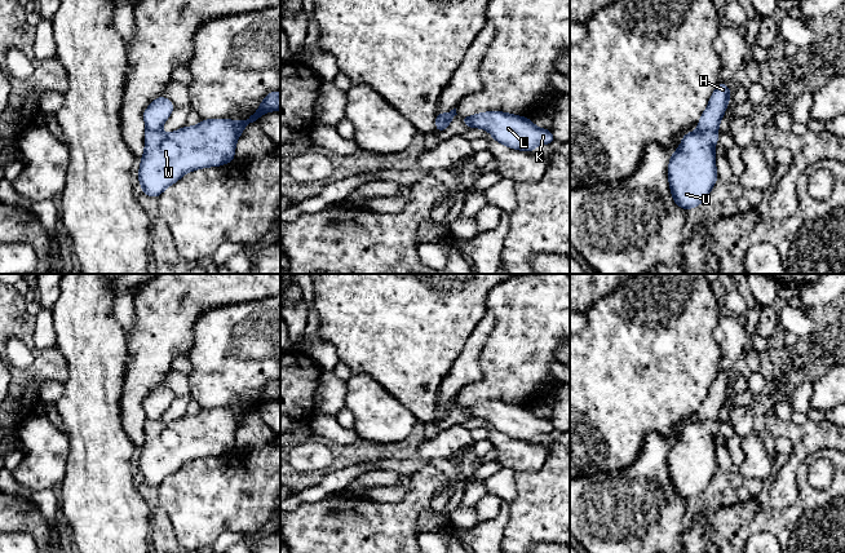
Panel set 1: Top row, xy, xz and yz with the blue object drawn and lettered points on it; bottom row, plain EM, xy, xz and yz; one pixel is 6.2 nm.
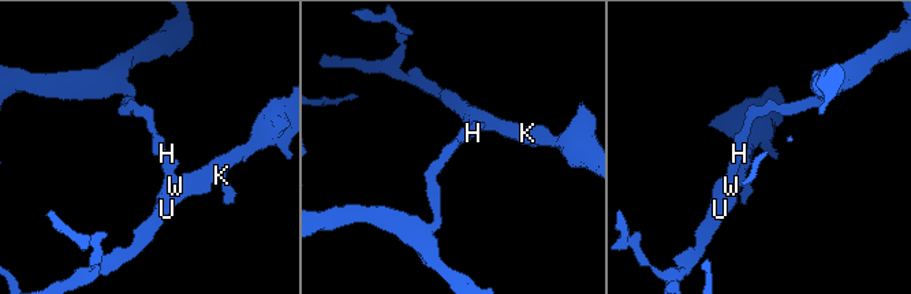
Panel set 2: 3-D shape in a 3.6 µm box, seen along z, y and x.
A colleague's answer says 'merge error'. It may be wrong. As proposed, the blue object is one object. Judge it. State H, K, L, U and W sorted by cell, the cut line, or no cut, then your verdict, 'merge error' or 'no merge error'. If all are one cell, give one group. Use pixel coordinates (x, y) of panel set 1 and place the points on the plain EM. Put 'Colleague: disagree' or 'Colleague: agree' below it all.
groups H / K L U W; cut yz (698, 419), (716, 421); merge error
Colleague: agree

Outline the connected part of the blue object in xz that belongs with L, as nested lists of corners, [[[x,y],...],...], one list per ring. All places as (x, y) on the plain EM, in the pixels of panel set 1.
[[[501,401],[479,402],[461,406],[472,417],[483,417],[492,428],[510,438],[532,442],[536,435],[550,434],[554,429],[552,420],[537,417],[528,407]]]

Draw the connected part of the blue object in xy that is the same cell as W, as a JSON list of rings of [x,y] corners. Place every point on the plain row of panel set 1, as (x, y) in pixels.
[[[280,381],[265,385],[256,403],[249,403],[247,411],[209,408],[172,423],[146,420],[138,461],[142,482],[159,487],[187,461],[233,451],[236,430],[244,417],[275,399],[280,399]]]

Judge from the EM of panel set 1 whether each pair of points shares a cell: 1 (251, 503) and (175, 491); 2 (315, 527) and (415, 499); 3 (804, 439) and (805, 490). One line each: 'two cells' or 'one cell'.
1: one cell
2: one cell
3: two cells

